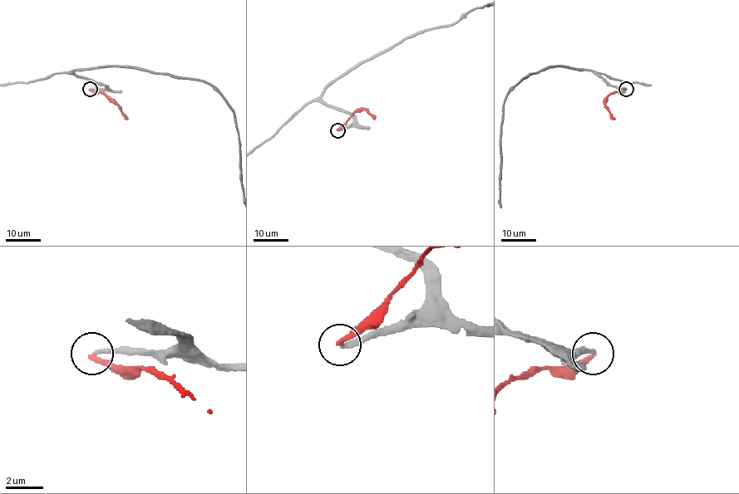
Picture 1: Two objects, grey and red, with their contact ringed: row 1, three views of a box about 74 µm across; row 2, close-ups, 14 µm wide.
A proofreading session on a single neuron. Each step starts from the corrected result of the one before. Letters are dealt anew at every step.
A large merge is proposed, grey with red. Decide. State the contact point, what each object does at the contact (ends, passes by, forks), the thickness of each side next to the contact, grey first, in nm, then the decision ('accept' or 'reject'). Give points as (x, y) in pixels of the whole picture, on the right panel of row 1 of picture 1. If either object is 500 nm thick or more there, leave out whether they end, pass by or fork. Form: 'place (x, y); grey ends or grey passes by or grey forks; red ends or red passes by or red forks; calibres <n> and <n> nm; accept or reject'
place (626, 89); grey ends; red ends; calibres 220 and 280 nm; accept

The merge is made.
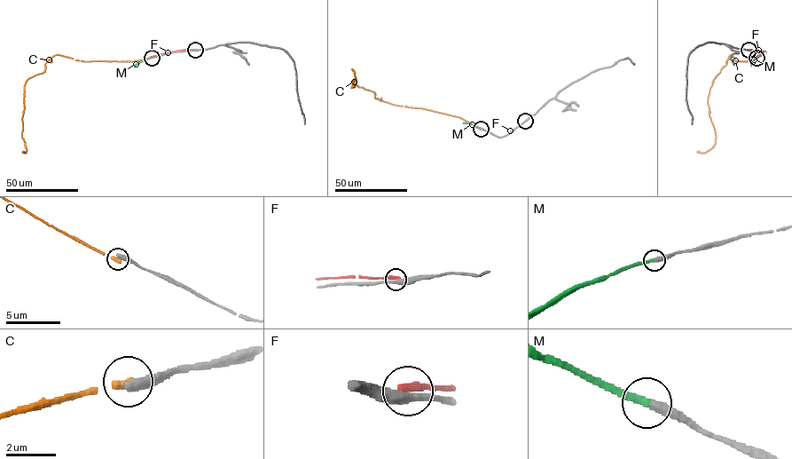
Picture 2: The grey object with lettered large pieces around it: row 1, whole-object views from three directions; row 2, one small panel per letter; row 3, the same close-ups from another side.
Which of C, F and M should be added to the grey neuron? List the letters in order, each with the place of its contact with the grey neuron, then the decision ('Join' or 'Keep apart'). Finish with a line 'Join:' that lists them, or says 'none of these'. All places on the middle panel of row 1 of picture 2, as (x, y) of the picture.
C: Touches grey at (481, 129). Keep apart
F: Touches grey at (525, 121). Keep apart
M: Touches grey at (481, 129). Join
Join: M

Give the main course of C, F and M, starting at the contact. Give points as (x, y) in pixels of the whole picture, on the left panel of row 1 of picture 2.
C: (152, 57), (82, 61), (53, 56), (44, 71), (30, 77), (24, 87), (21, 138), (27, 149), (22, 152)
F: (195, 50), (150, 57)
M: (152, 58), (134, 66)

